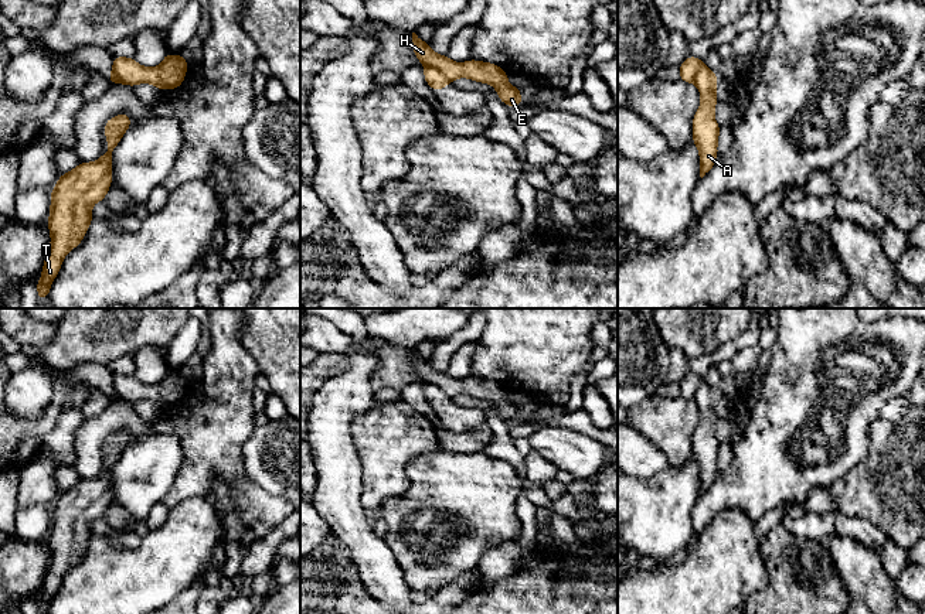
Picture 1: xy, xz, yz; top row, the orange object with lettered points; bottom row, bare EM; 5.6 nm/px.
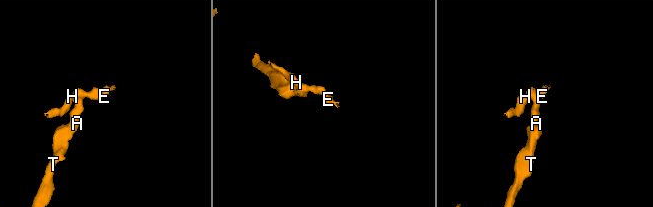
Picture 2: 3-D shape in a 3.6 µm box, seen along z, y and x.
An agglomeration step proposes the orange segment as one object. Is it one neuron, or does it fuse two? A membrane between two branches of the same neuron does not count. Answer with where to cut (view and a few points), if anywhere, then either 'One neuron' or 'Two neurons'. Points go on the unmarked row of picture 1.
Split along xz (428, 384), (437, 385), (449, 398). Two neurons

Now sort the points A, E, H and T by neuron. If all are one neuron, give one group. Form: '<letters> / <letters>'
A T / E H

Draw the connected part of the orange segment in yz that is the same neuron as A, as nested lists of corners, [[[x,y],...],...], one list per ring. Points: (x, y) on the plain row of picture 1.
[[[705,382],[697,389],[694,400],[701,410],[701,423],[693,436],[693,458],[700,467],[700,494],[703,495],[717,477],[717,457],[720,443],[714,436],[714,424],[718,419],[715,405],[718,396]]]

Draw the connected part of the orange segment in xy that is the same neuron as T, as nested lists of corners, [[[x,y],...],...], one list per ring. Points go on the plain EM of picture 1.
[[[119,430],[105,441],[109,467],[95,480],[81,480],[61,492],[51,508],[48,545],[51,563],[47,570],[41,597],[37,598],[38,614],[50,611],[50,603],[61,586],[64,573],[76,564],[93,536],[91,523],[103,518],[112,499],[112,470],[130,444],[126,430]]]

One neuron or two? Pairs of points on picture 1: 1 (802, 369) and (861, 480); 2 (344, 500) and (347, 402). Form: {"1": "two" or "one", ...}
{"1": "two", "2": "one"}

